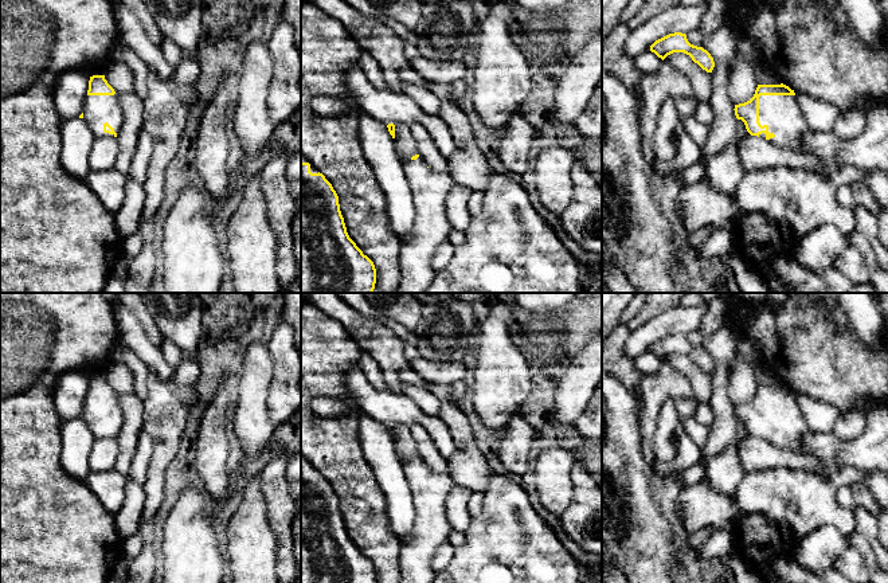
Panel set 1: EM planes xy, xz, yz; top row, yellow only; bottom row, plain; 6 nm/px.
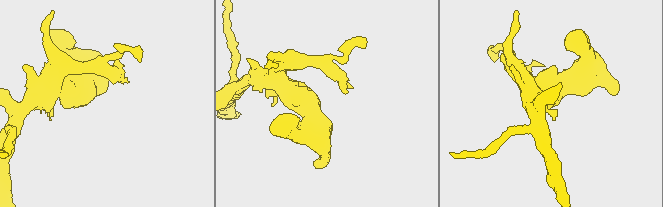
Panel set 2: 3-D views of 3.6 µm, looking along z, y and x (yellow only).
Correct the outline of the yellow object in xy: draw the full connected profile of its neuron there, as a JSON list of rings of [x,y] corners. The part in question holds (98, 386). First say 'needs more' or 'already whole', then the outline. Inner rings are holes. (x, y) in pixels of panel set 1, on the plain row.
needs more; [[[105,376],[90,377],[79,419],[87,424],[95,438],[117,438],[124,418],[117,395]]]

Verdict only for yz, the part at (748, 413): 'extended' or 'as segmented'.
extended

